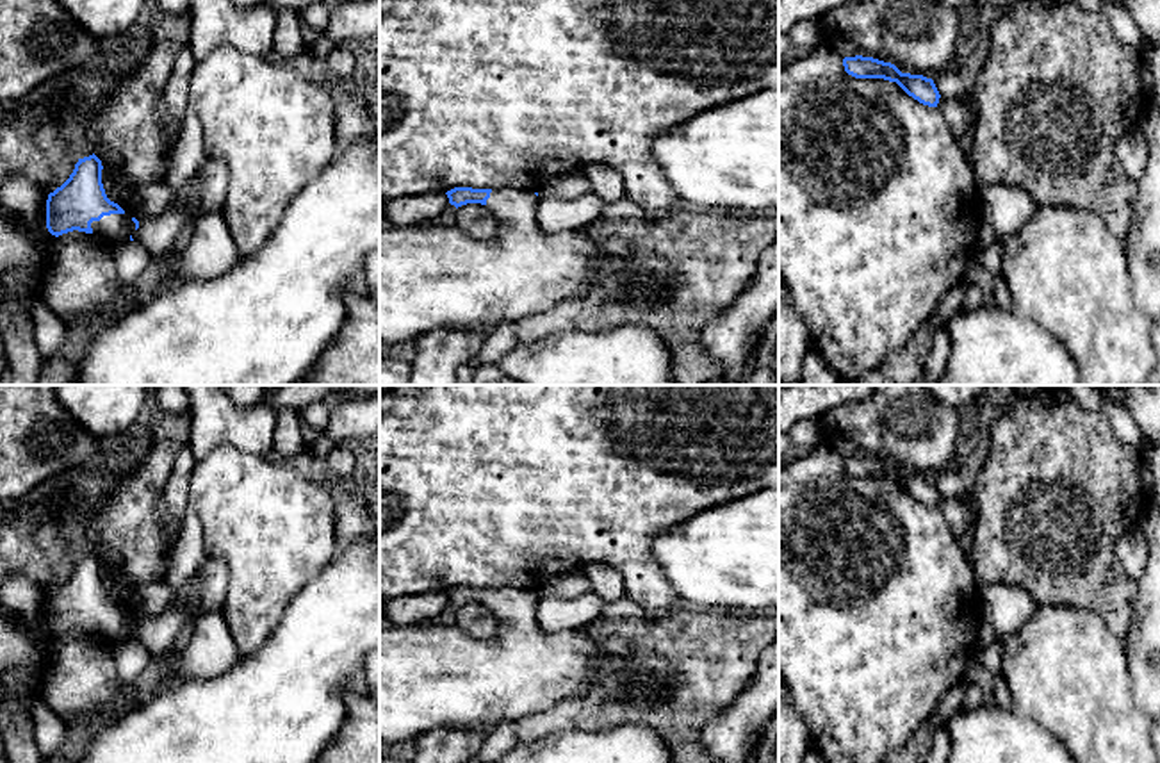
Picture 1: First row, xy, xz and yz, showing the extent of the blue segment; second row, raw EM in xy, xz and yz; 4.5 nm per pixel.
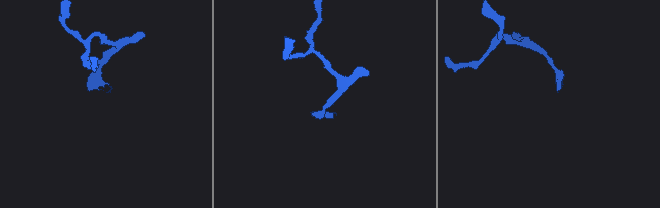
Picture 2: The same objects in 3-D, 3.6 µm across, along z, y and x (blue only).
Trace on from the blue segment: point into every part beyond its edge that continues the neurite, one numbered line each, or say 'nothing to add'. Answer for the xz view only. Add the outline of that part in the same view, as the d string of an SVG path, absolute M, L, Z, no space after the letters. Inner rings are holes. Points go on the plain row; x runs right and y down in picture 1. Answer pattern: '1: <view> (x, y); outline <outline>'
1: xz (432, 676); outline M492 588L486 606L499 620L499 631L490 640L474 638L469 633L462 631L456 624L444 626L433 620L396 628L380 629L380 743L399 743L399 742L415 742L421 734L440 729L440 727L470 727L470 729L495 729L504 722L513 722L527 715L542 713L556 706L563 699L579 697L588 690L590 677L602 660L617 658L625 654L627 644L620 638L609 640L592 640L581 629L563 629L563 631L543 631L536 619L536 601L538 595L531 590L519 588Z

